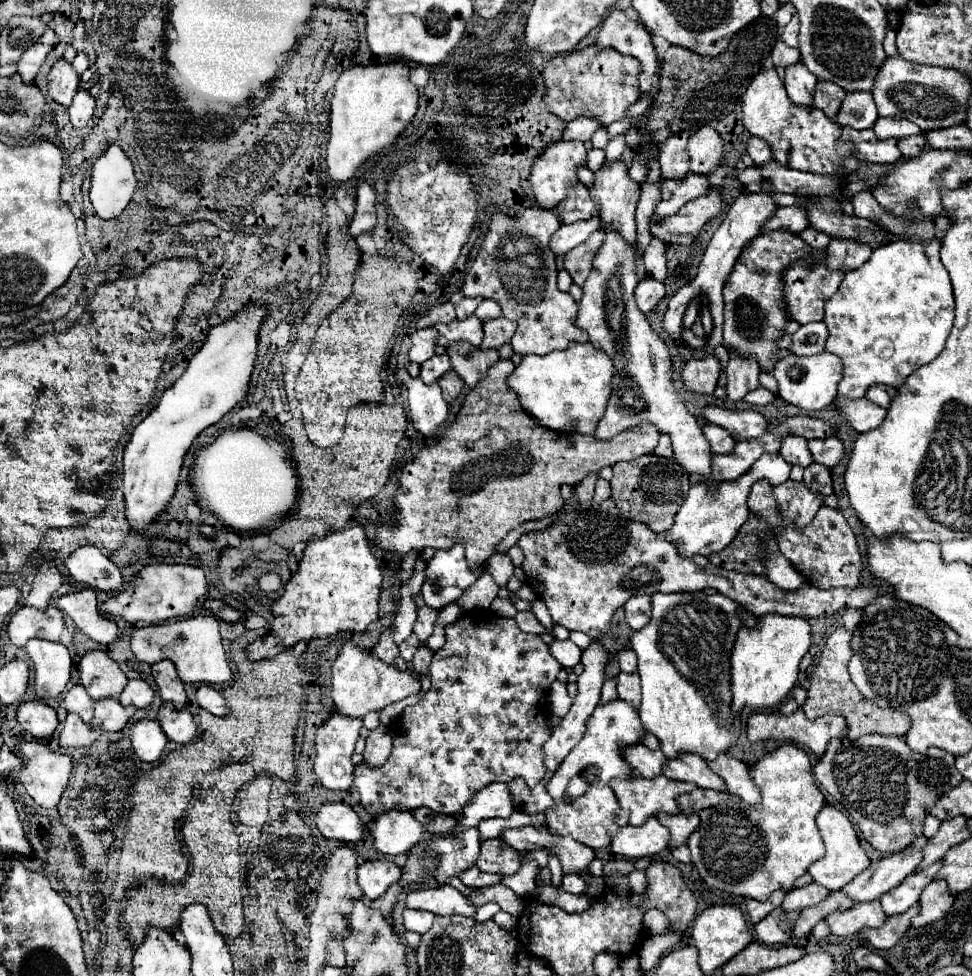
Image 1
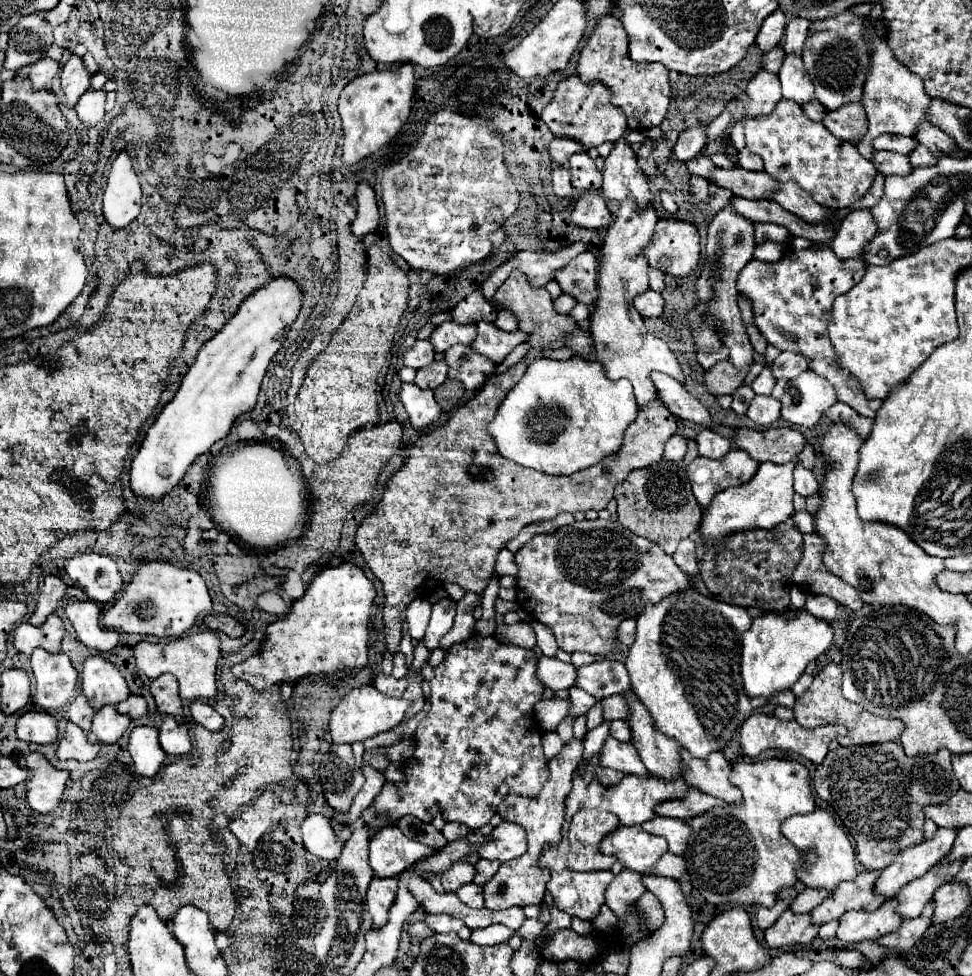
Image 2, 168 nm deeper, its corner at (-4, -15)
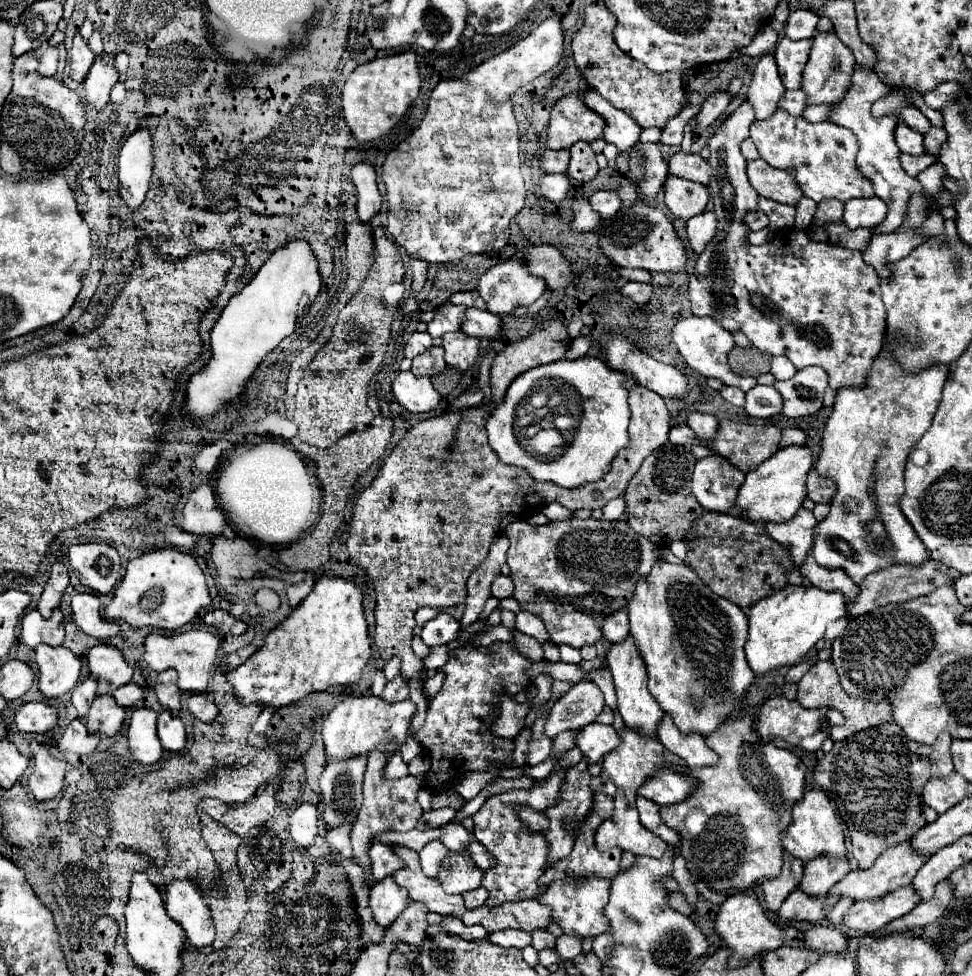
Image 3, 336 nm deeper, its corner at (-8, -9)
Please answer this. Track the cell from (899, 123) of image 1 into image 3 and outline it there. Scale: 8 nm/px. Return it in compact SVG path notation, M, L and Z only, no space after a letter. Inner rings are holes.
M899 123L895 129L895 143L903 153L909 155L921 155L923 153L923 135L907 127L905 123Z

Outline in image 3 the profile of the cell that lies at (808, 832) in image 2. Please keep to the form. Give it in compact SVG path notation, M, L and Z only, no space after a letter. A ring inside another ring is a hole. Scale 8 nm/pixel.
M807 789L803 801L793 807L793 823L785 831L783 845L785 845L785 849L793 857L801 859L803 863L807 863L807 861L811 861L811 859L815 859L819 855L847 859L845 833L843 833L841 821L837 819L837 815L835 815L835 811L833 811L827 795L821 789Z

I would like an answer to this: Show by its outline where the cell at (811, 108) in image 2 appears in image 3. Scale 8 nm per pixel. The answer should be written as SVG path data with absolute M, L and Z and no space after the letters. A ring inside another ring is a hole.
M803 89L785 91L779 101L779 109L785 109L791 115L803 115L803 109L807 109L807 93L803 93Z

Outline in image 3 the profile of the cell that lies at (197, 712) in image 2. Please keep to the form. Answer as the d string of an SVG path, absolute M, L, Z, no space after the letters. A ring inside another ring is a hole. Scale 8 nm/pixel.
M203 693L191 695L191 697L187 699L187 705L189 705L189 711L191 711L197 719L201 719L201 721L205 721L205 723L213 723L213 721L217 719L217 715L219 715L217 705L211 703Z

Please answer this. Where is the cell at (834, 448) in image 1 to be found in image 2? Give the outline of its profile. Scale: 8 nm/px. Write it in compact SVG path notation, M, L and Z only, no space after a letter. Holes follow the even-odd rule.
M805 443L803 451L797 455L797 461L799 461L803 467L813 469L813 463L815 463L815 453L813 453L813 449L811 449L811 445L809 445L809 443Z

